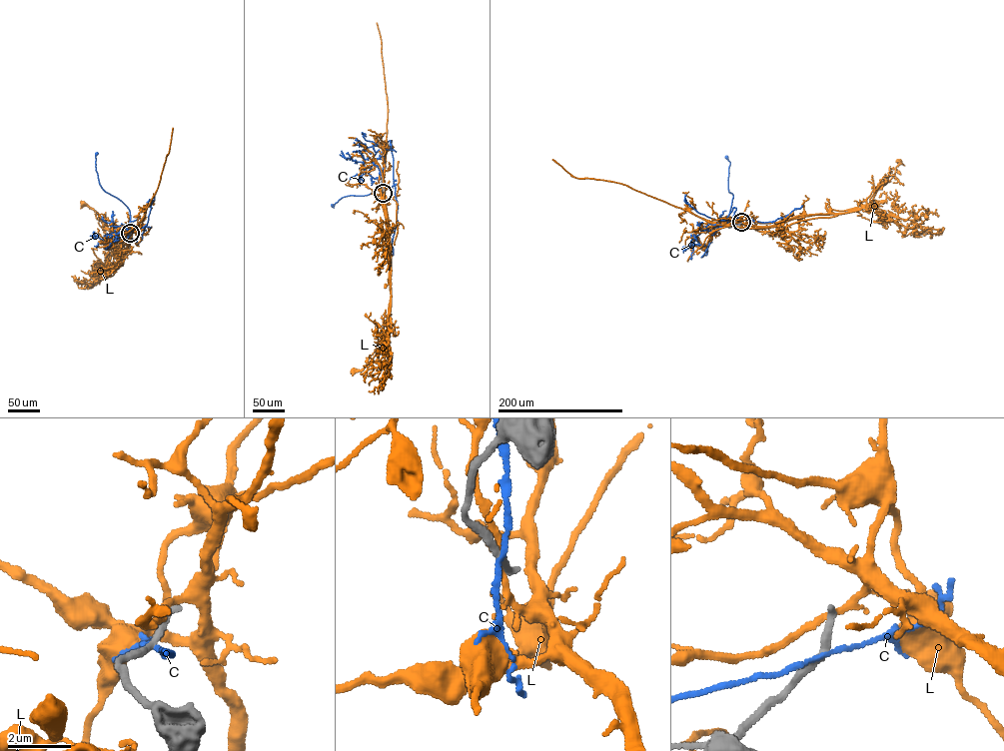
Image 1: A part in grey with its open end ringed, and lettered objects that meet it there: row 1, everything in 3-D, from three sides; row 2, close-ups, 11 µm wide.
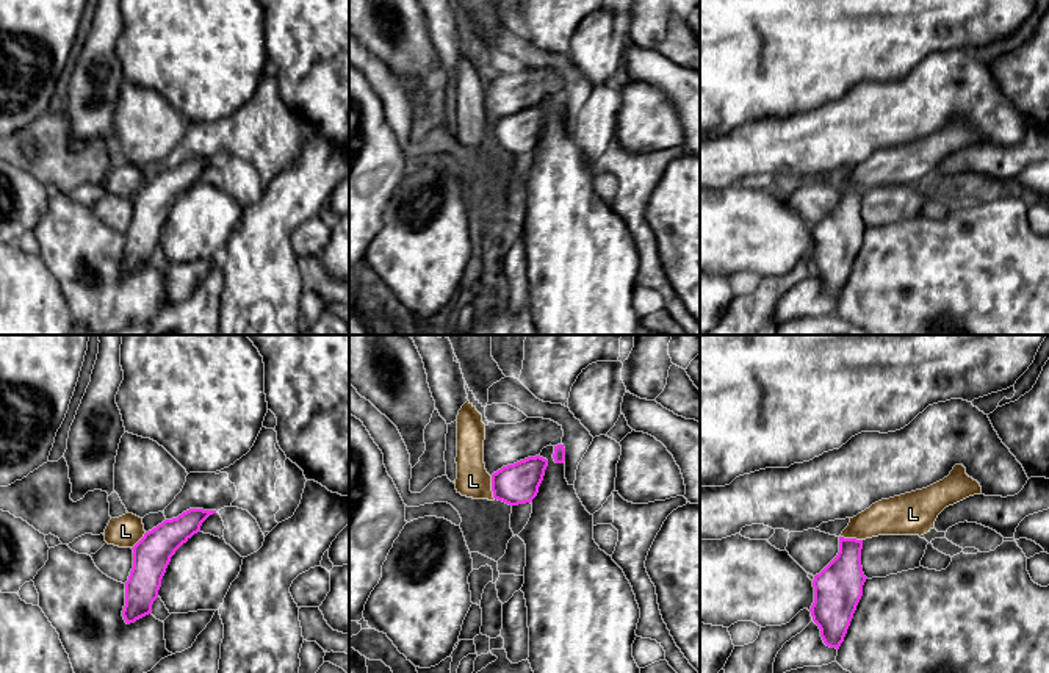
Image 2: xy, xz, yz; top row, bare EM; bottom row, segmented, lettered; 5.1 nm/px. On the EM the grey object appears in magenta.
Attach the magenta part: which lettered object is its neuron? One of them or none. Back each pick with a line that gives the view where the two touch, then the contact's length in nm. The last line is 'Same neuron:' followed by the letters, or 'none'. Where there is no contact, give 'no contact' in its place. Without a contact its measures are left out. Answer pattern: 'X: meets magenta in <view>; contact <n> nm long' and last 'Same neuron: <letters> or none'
Same neuron: none

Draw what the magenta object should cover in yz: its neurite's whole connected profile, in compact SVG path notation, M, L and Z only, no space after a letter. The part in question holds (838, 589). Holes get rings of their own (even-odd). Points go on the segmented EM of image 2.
M839 537L838 556L814 576L814 603L809 609L824 643L839 650L856 606L866 576L861 567L863 540Z

